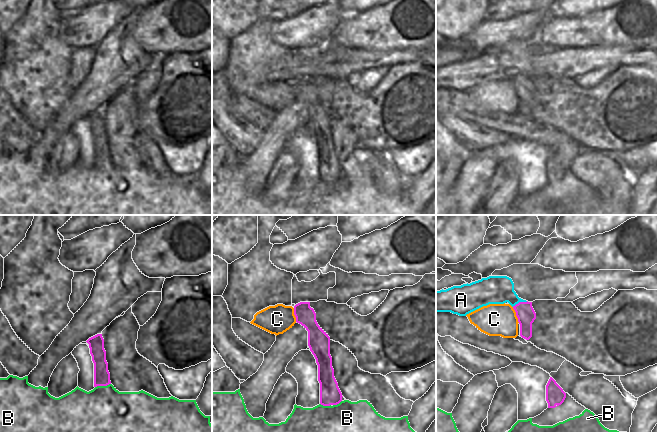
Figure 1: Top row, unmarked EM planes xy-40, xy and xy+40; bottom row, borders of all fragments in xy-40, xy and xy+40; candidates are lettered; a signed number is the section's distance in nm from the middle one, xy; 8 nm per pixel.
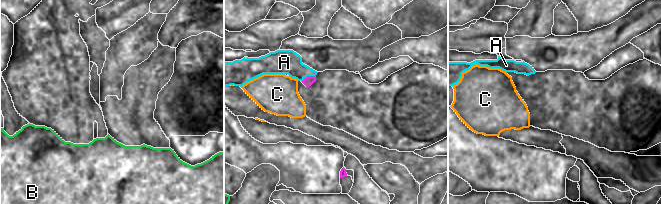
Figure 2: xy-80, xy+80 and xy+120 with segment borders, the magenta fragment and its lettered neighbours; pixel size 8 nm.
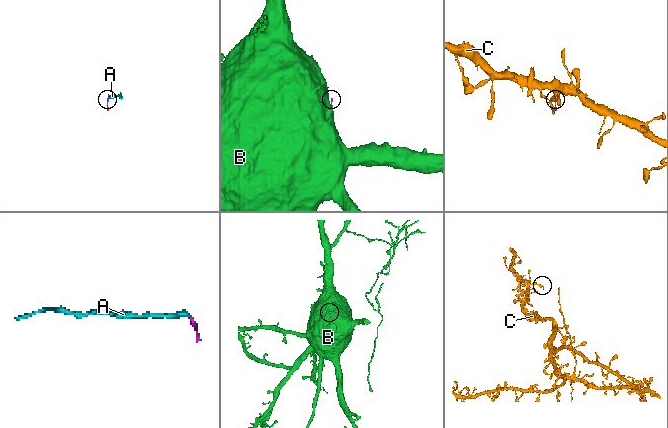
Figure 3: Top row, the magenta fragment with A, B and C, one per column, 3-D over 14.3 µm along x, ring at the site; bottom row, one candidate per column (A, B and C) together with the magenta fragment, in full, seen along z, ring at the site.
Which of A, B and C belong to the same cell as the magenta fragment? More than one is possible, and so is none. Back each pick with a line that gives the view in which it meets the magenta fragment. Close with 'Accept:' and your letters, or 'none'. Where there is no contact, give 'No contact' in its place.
Accept: none

